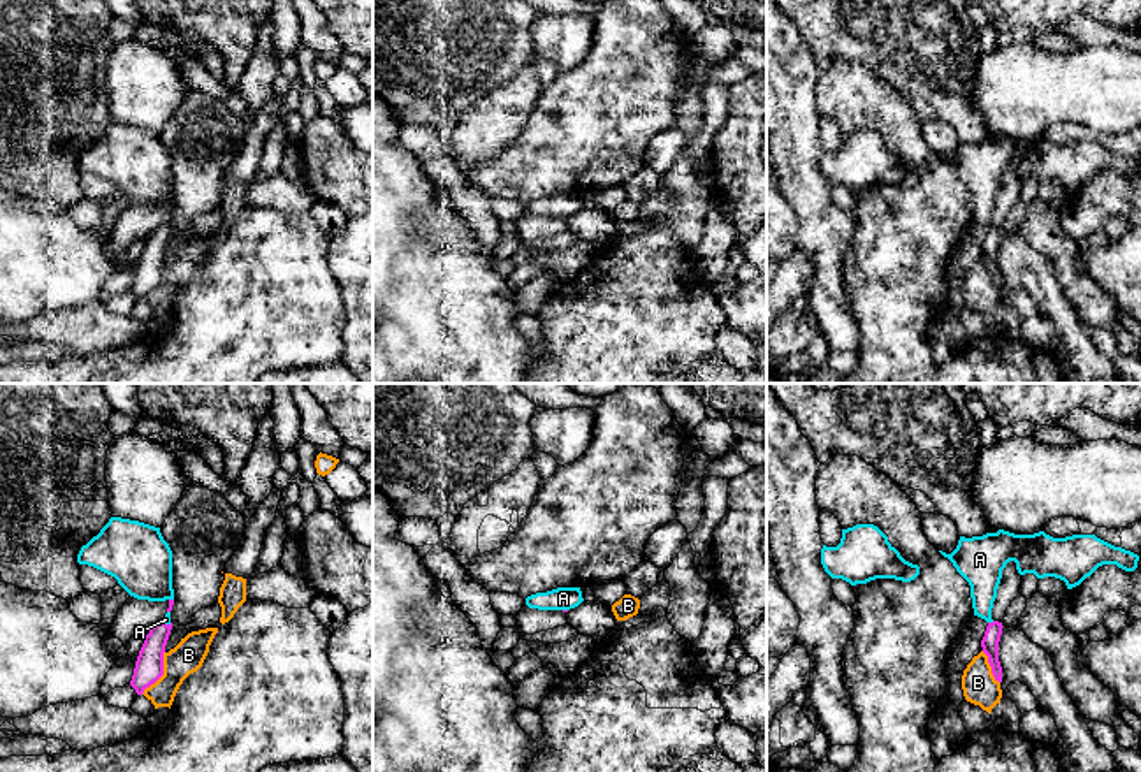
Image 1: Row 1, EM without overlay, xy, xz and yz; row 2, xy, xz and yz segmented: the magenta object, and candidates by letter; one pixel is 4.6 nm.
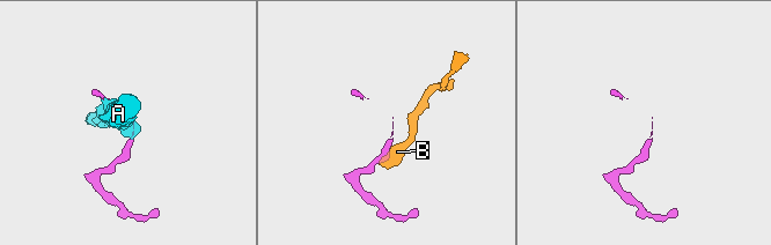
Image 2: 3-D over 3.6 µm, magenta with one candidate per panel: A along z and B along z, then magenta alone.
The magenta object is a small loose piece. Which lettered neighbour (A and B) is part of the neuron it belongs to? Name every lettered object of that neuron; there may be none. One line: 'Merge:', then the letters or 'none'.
Merge: A

